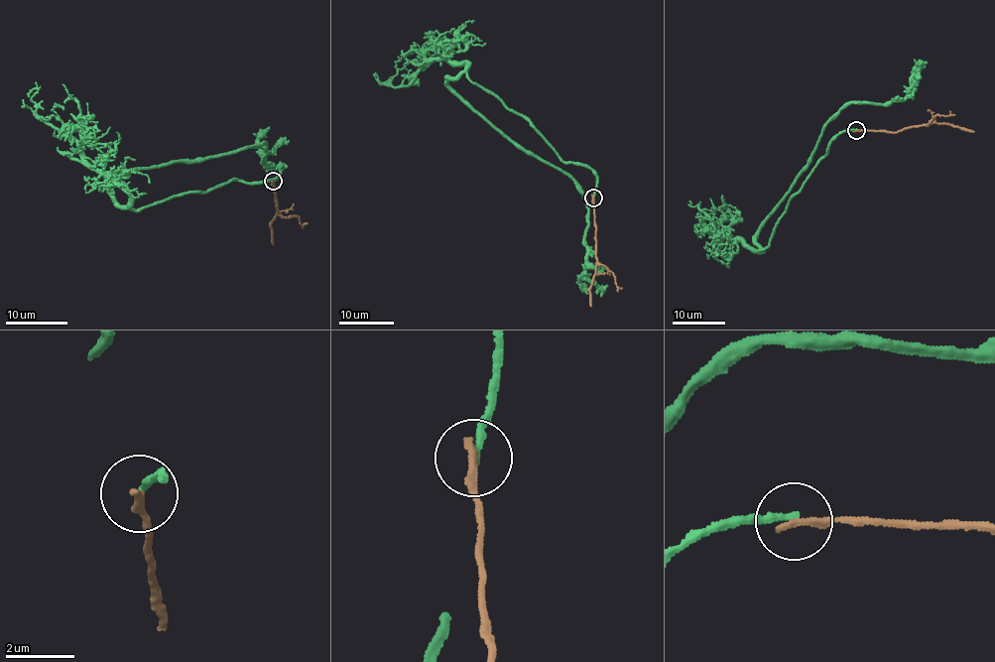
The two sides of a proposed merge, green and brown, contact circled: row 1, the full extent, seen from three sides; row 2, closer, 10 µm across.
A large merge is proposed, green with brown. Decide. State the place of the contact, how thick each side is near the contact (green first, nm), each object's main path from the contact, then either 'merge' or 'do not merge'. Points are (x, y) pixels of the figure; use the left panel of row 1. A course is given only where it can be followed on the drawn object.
place (273, 181); calibres 190 and 240 nm; course green (272, 181), (234, 180), (136, 209), (117, 201), (107, 177), (266, 144), (265, 167), (258, 136), (269, 127); course brown (272, 181), (277, 213), (271, 224), (273, 245); do not merge

